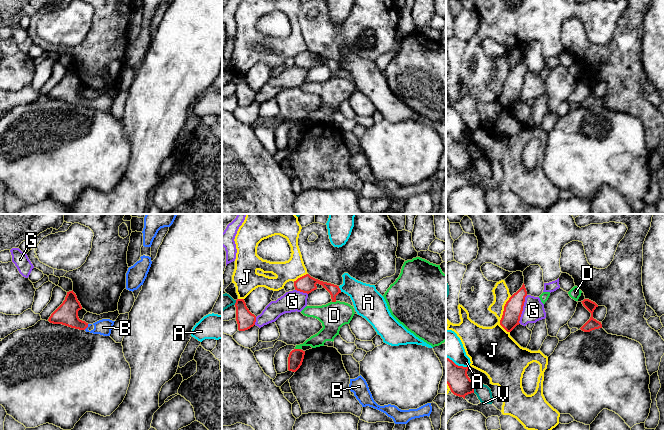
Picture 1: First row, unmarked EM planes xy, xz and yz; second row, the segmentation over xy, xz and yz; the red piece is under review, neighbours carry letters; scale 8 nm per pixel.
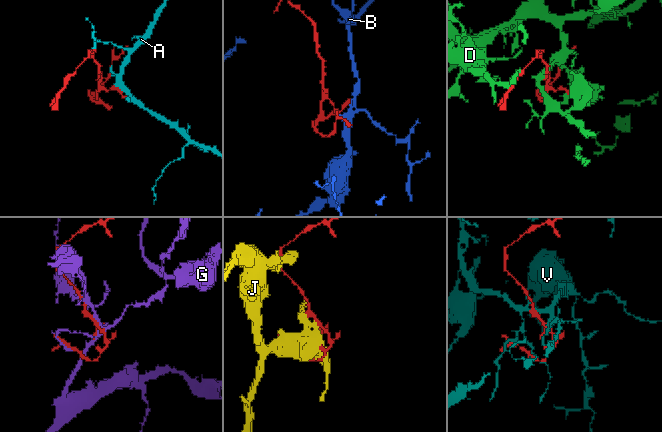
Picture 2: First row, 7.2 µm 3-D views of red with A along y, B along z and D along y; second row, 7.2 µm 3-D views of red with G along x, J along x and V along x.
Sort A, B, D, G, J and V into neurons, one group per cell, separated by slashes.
A / B / D / G / J / V

